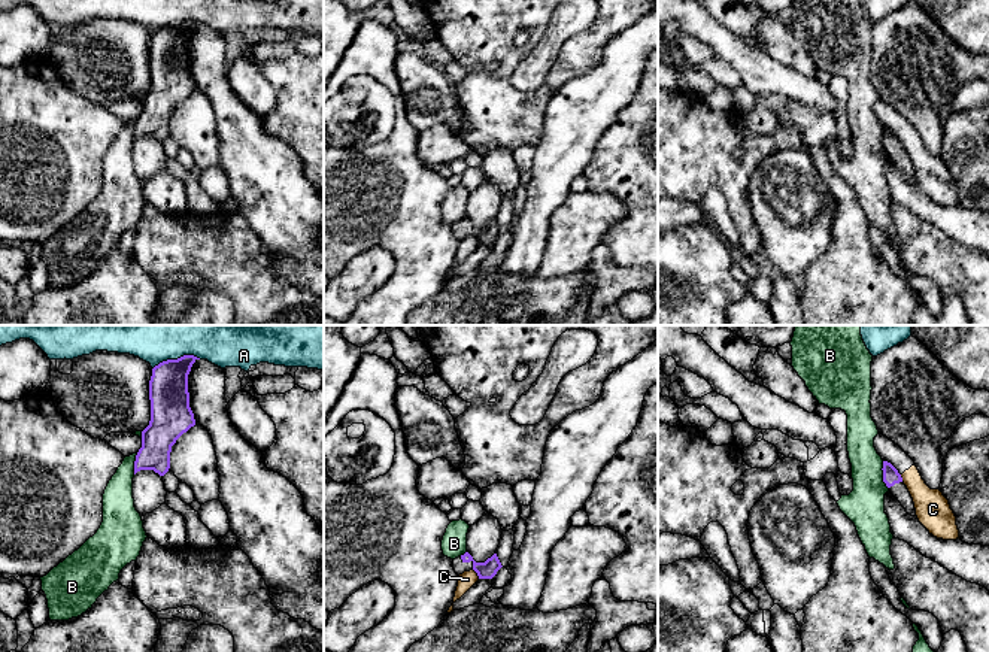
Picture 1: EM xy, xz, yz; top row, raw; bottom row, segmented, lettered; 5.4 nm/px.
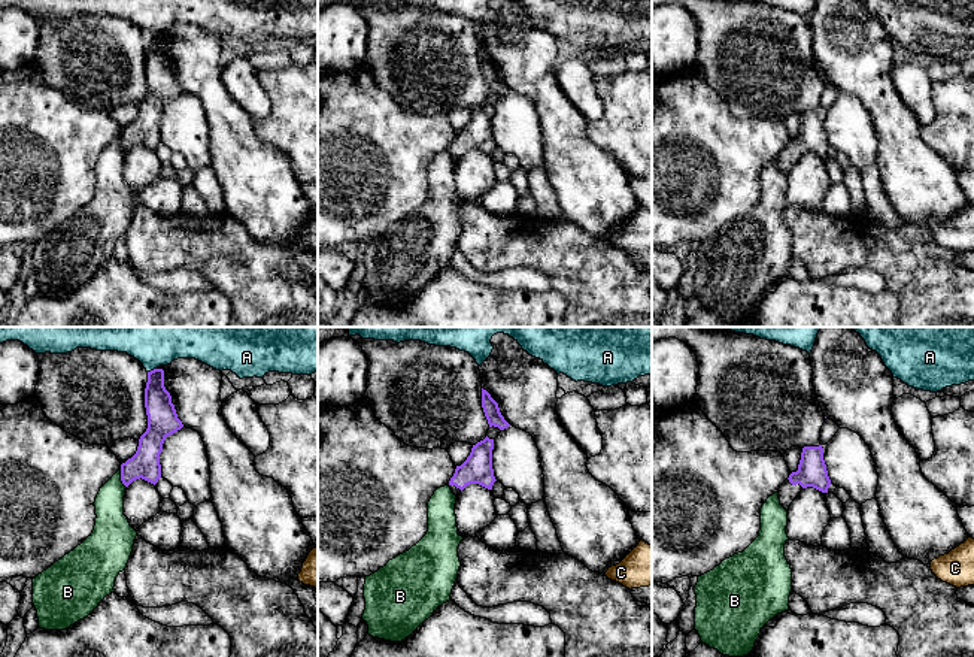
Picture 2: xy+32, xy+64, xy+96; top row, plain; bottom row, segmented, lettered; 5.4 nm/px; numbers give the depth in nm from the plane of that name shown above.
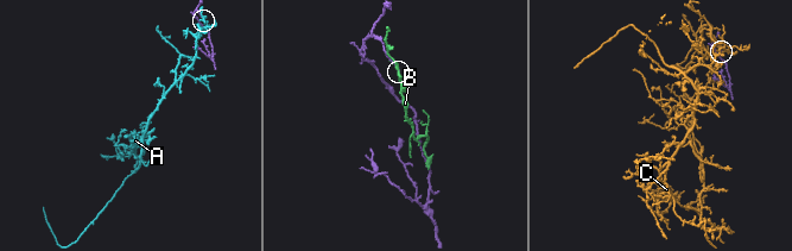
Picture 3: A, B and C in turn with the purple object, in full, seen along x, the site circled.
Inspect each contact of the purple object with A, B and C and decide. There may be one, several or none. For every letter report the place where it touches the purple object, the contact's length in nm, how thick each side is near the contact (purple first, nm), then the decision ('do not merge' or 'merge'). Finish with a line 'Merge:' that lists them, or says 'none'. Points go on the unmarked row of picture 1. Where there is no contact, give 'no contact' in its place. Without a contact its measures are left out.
A: xy (178, 24) | 280 nm | 220/180 nm | do not merge
B: yz (883, 140) | 160 nm | 90/220 nm | do not merge
C: xz (476, 237) | 70 nm | 100/90 nm | do not merge
Merge: none

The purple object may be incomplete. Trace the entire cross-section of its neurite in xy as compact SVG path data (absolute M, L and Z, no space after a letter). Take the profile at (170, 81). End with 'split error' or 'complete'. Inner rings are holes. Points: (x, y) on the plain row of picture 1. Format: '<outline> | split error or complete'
M183 21L152 34L149 46L151 87L142 97L142 113L134 127L134 140L154 136L164 142L170 134L170 118L176 106L195 91L189 73L188 40L200 25Z | complete

